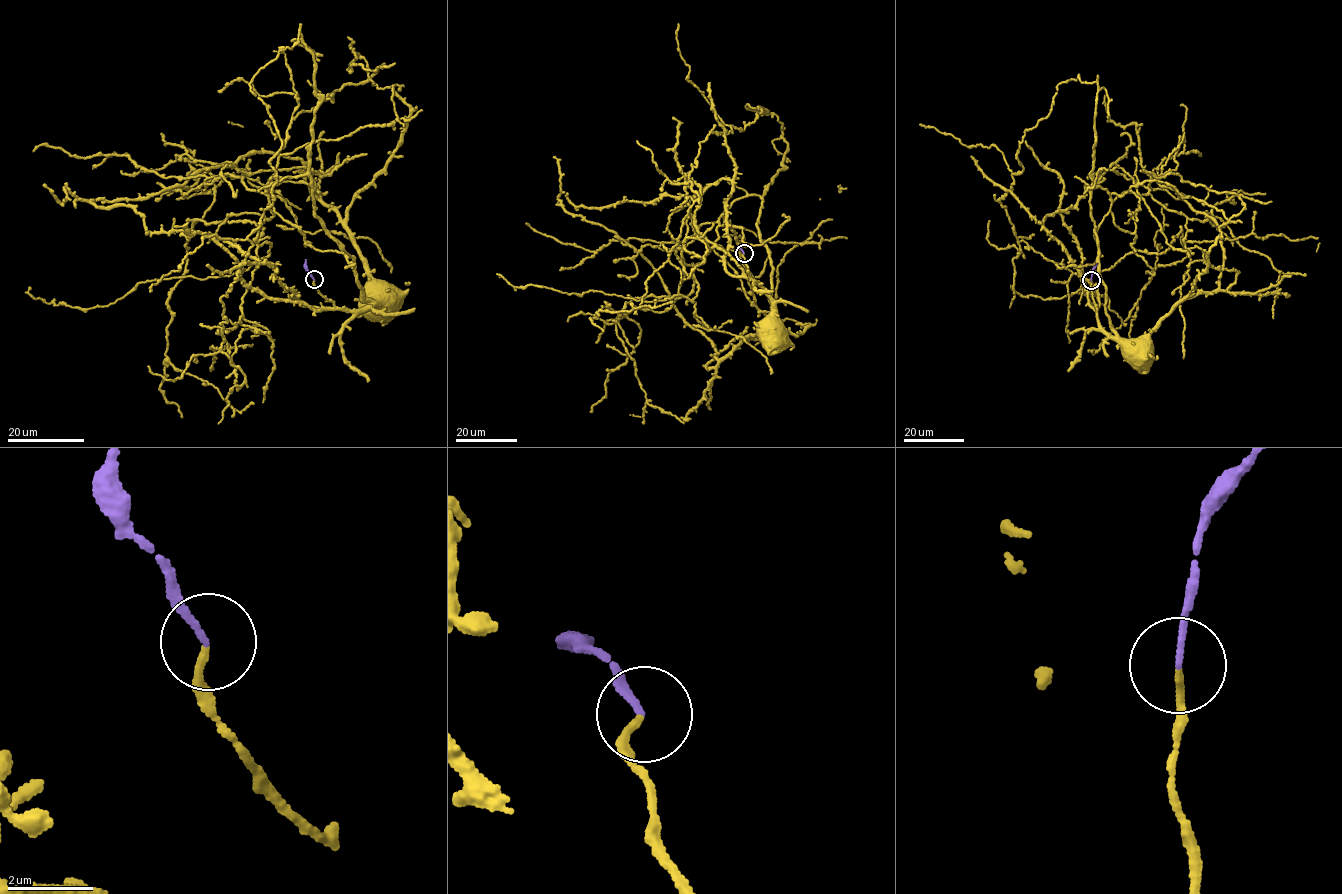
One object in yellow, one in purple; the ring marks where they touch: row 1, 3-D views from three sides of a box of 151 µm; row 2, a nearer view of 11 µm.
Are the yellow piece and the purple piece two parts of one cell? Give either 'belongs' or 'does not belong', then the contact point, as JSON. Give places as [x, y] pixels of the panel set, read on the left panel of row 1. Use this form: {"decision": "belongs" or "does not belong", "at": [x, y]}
{"decision": "belongs", "at": [314, 279]}

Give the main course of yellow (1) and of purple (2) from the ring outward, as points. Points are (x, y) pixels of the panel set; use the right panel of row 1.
1: (1091, 280), (1101, 326), (1110, 336), (1133, 342), (1140, 351)
2: (1091, 279), (1097, 263)

